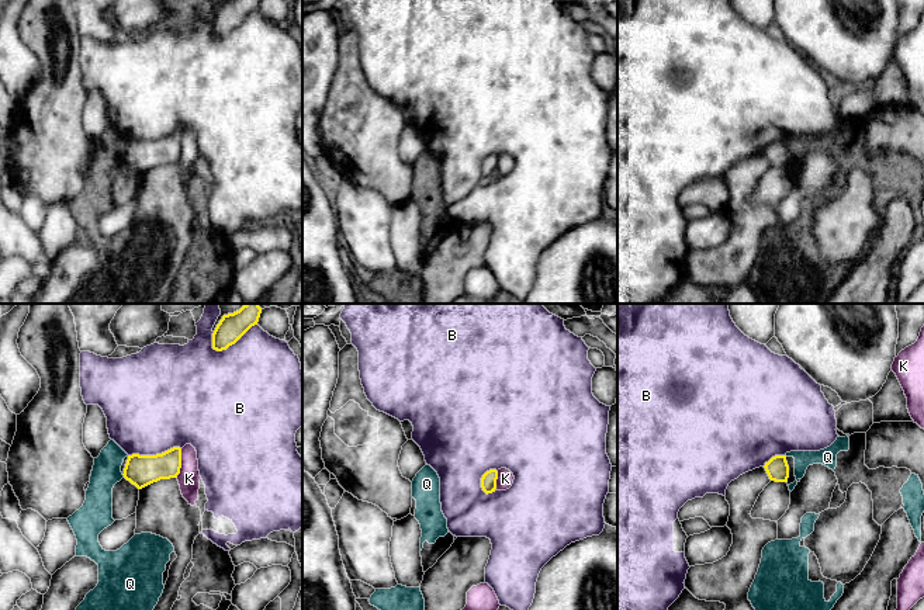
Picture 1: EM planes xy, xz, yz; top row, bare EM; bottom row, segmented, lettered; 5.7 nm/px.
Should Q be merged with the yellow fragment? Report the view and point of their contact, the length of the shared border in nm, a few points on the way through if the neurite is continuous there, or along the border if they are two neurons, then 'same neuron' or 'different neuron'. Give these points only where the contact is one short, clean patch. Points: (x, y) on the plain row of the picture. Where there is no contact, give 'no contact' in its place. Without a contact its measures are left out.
contact xy (123, 159); length 30 nm; border xy (121, 159), (124, 162); different neuron

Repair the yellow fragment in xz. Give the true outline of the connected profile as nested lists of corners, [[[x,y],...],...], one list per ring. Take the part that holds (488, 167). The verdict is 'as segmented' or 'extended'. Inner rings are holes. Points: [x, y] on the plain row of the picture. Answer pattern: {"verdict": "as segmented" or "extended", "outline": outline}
{"verdict": "as segmented", "outline": [[[489,155],[481,163],[481,173],[488,180],[496,174],[498,156]]]}

